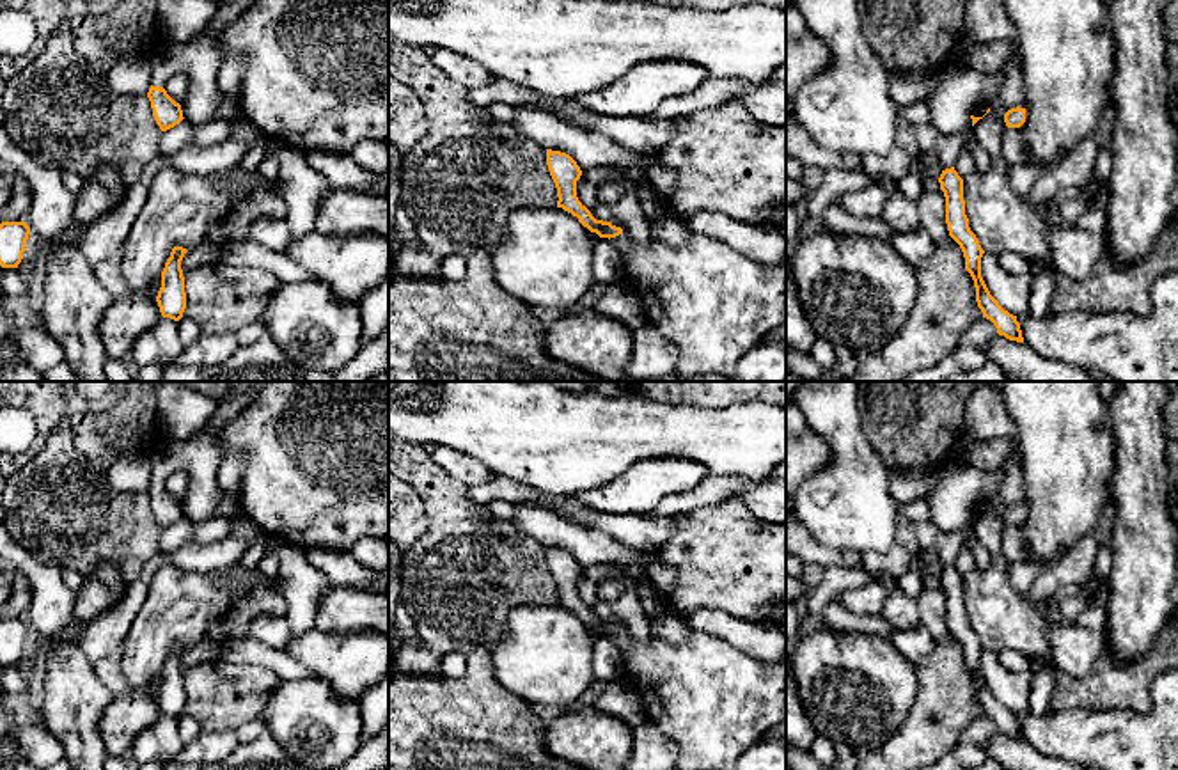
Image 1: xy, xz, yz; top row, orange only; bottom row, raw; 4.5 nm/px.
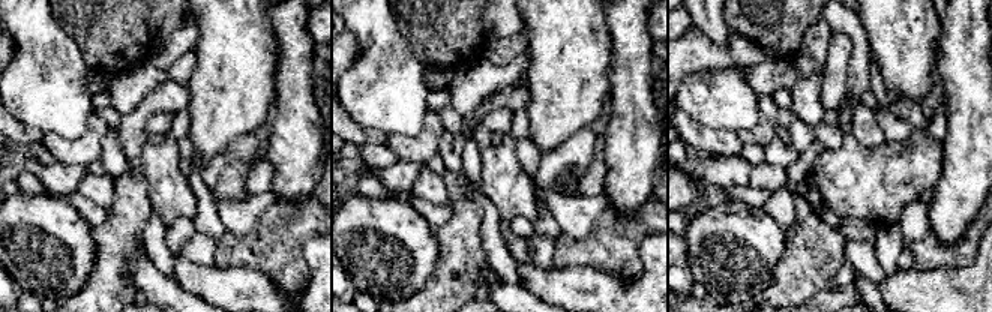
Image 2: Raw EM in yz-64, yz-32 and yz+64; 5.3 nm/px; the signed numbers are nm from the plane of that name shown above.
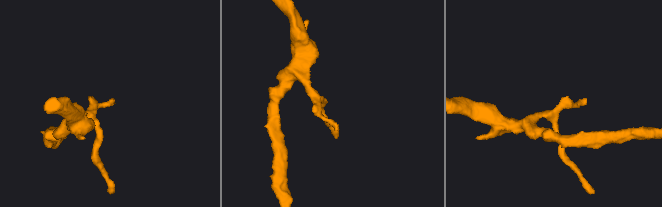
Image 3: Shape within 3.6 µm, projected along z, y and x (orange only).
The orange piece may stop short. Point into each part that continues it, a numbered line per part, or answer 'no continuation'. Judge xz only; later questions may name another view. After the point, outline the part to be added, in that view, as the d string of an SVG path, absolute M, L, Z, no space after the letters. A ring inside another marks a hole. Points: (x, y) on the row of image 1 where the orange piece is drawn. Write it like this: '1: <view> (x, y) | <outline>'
no continuation

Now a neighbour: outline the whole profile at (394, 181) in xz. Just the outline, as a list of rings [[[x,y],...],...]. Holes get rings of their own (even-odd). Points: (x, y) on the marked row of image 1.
[[[389,176],[389,257],[396,245],[397,227],[396,227],[396,211],[401,204],[401,176]]]

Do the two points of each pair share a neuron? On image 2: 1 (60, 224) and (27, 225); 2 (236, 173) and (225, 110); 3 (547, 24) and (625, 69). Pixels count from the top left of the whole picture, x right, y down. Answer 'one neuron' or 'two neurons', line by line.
1: one neuron
2: two neurons
3: two neurons

